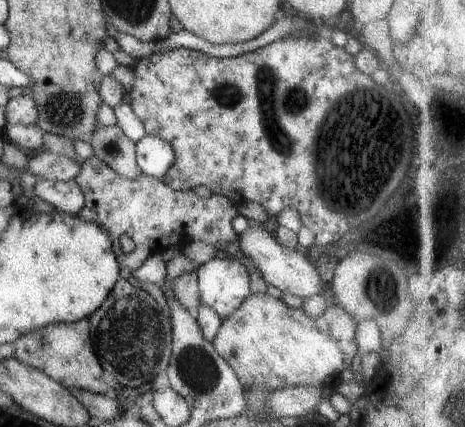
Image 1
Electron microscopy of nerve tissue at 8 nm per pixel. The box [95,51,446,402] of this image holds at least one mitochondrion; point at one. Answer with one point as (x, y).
(269, 93)

